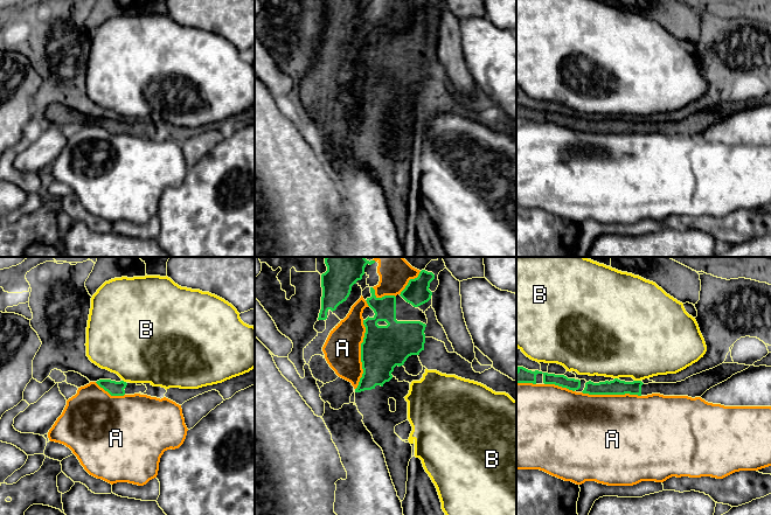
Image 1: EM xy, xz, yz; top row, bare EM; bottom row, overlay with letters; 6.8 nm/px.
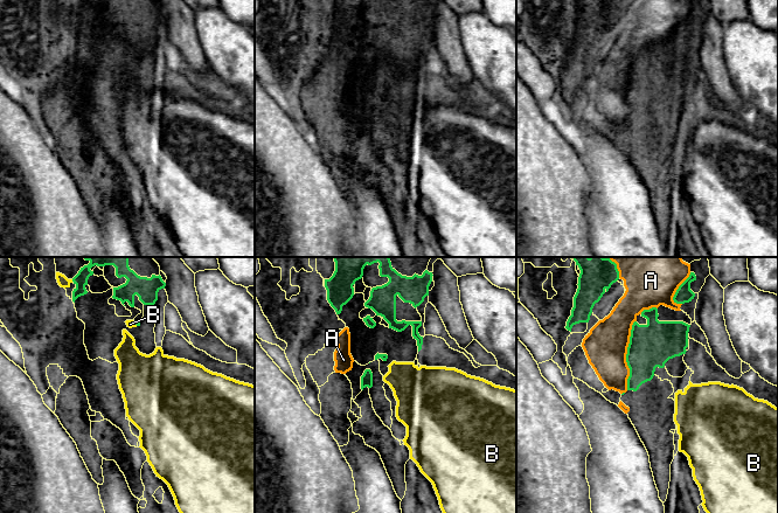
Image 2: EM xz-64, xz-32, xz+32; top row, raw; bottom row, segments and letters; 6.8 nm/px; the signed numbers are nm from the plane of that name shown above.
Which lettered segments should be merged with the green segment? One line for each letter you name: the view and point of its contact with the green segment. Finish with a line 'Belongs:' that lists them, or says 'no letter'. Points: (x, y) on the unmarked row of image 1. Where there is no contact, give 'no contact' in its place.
Belongs: no letter

